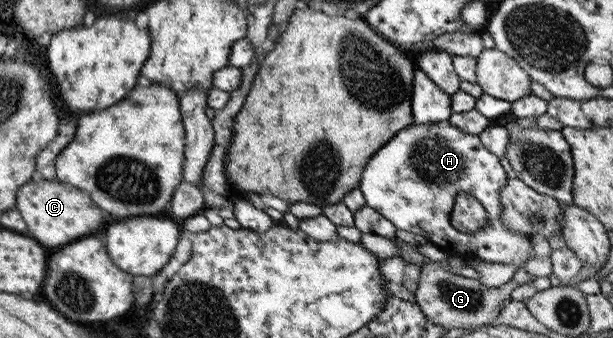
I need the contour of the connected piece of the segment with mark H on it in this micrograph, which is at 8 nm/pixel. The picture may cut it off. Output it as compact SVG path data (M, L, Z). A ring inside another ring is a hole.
M435 122L427 126L412 124L399 130L389 142L385 142L362 170L358 190L362 193L365 205L370 206L383 218L386 218L395 228L423 235L427 242L437 246L441 252L449 257L462 257L500 263L513 267L522 267L531 257L530 240L521 233L509 230L500 221L501 206L499 192L507 182L507 172L503 170L499 159L491 152L487 152L481 145L479 138L473 134L465 134L447 122ZM464 193L477 199L486 210L488 224L476 235L469 235L455 230L450 223L451 212L455 196Z

